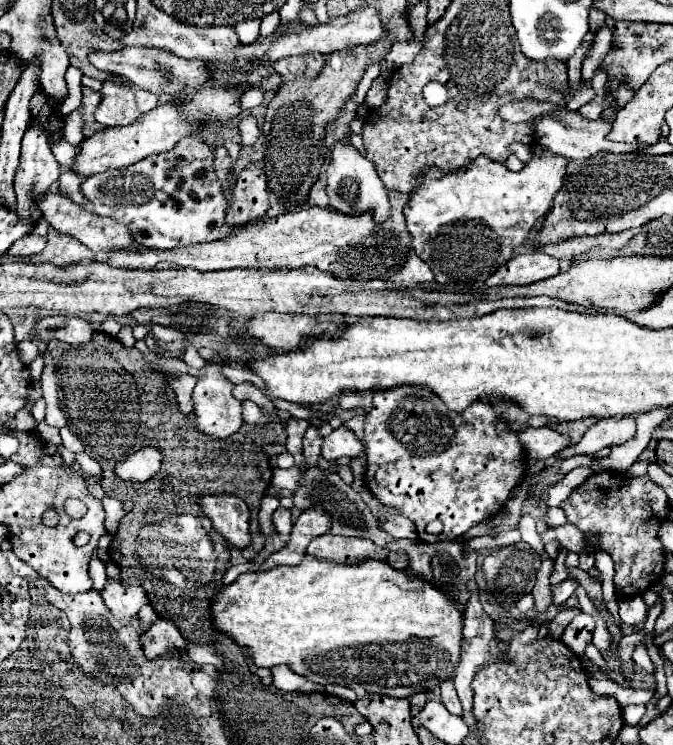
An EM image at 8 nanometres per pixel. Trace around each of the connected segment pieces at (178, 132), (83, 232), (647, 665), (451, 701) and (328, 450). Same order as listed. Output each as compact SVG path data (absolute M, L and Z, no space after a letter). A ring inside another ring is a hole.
M216 85L216 89L212 87L202 87L196 93L192 93L192 97L188 97L188 101L182 101L180 107L174 107L174 103L164 103L158 105L156 109L148 111L144 117L140 117L140 121L134 121L128 127L110 127L106 131L94 133L90 139L86 139L80 145L80 153L74 159L72 169L76 173L84 173L84 175L96 175L108 169L122 169L128 167L148 155L156 155L156 153L166 153L168 149L172 149L182 137L190 137L196 133L196 125L200 125L200 121L228 121L234 119L236 115L240 115L240 95L246 89L220 89L220 85Z
M44 193L40 197L40 211L42 217L60 233L66 233L74 239L78 239L80 243L84 243L88 249L92 249L94 253L100 251L120 251L120 249L128 249L134 247L136 241L132 241L132 233L128 233L126 225L120 225L120 221L114 221L110 217L100 217L92 211L88 211L86 207L74 203L72 199L60 195L60 193Z
M639 644L632 654L632 660L646 671L653 671L654 665L648 655L647 648L644 644Z
M446 679L446 681L442 681L440 683L440 687L442 687L442 703L452 711L452 713L456 713L456 715L460 715L460 701L458 701L458 697L456 697L456 689L454 689L454 681L452 679Z
M348 427L334 429L322 441L322 457L326 461L336 461L338 457L358 457L362 455L364 445L356 439L356 435Z

